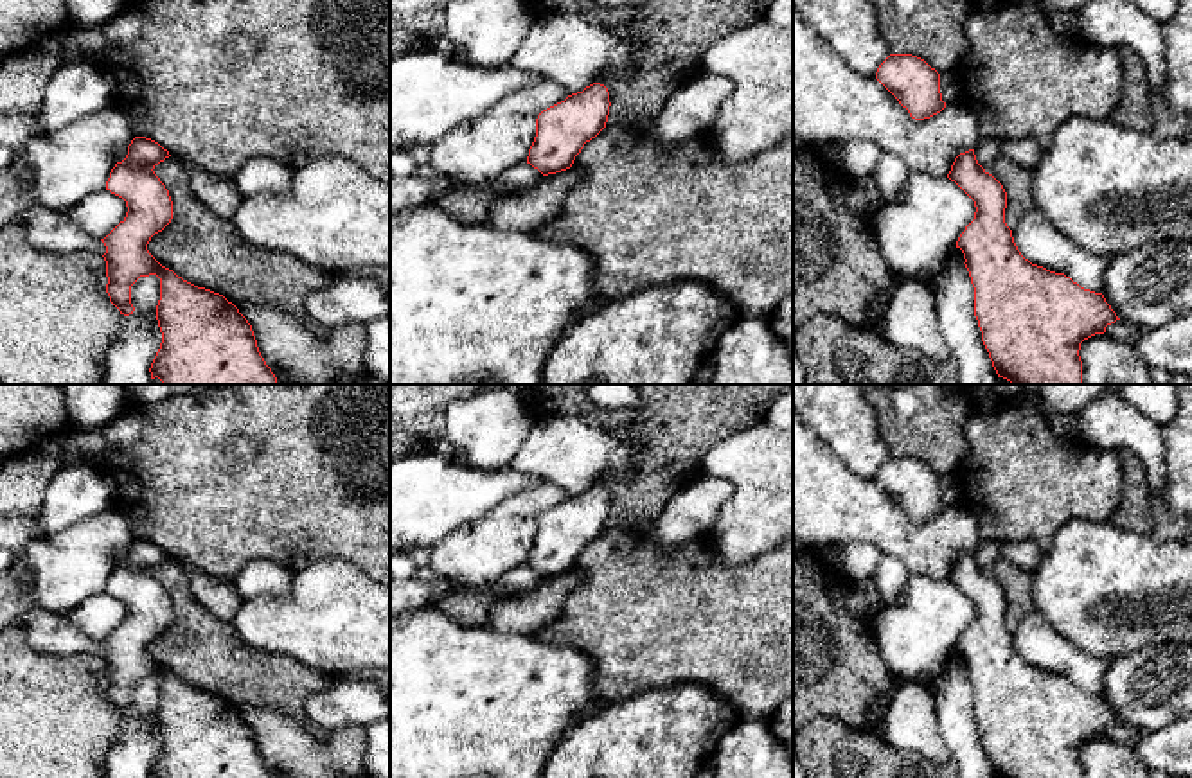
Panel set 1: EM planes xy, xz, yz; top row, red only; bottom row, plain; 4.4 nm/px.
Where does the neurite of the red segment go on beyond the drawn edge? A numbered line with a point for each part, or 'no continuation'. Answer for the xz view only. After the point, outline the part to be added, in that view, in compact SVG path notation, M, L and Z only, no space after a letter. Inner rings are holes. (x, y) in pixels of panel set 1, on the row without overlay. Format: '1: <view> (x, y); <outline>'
1: xz (522, 579); M523 564L509 573L505 573L502 579L484 584L484 589L491 589L503 595L523 595L530 589L536 589L543 582L543 577L534 571L530 566Z

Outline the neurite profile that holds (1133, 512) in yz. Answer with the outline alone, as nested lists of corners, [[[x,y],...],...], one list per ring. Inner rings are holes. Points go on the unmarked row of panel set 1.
[[[1118,449],[1116,453],[1122,464],[1122,489],[1109,523],[1136,534],[1152,534],[1154,519],[1151,505],[1154,492],[1149,483],[1149,474],[1133,451]]]

